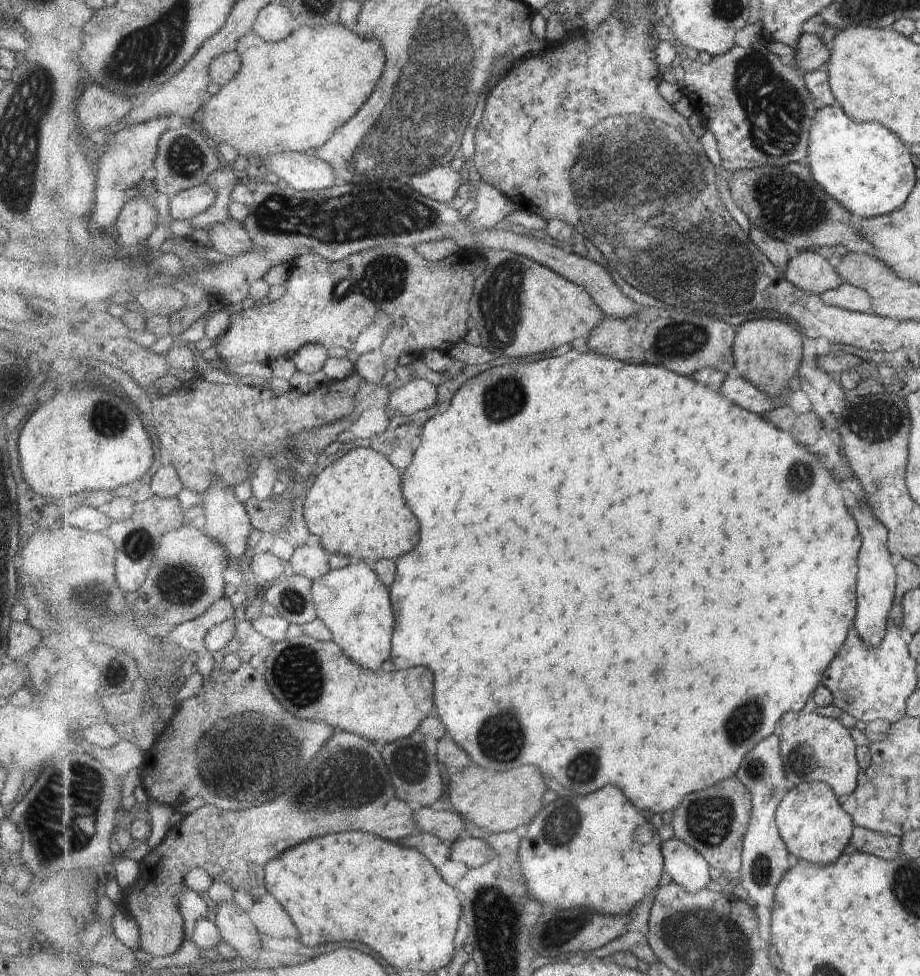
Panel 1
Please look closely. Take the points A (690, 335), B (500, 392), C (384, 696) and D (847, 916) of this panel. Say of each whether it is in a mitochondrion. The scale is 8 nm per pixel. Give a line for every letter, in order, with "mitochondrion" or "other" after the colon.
A: mitochondrion
B: mitochondrion
C: other
D: other

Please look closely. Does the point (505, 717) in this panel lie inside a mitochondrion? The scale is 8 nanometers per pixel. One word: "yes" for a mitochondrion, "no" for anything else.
yes

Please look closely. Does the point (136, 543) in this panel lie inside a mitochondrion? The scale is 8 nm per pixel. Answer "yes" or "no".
yes

